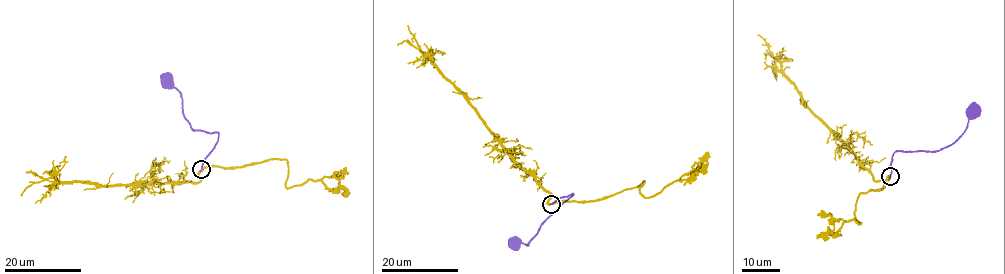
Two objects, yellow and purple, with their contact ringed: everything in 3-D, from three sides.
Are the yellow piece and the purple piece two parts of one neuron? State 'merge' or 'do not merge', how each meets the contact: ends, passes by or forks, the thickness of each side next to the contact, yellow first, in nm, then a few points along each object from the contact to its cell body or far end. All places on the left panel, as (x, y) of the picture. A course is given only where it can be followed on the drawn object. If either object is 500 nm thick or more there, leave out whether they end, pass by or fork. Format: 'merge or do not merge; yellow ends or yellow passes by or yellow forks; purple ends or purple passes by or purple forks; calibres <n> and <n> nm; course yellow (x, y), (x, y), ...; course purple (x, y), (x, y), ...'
merge; yellow passes by; purple ends; calibres 340 and 220 nm; course yellow (201, 170), (195, 182), (136, 187), (44, 180), (30, 185), (21, 196); course purple (200, 169), (219, 134), (192, 130), (182, 112), (182, 101), (177, 89), (167, 79)

